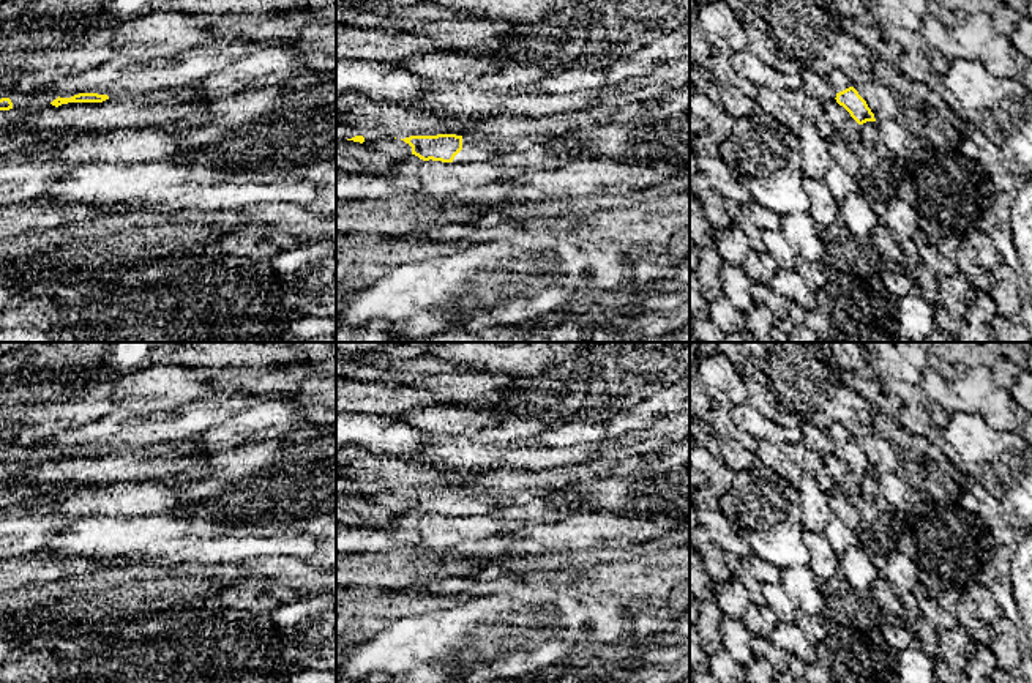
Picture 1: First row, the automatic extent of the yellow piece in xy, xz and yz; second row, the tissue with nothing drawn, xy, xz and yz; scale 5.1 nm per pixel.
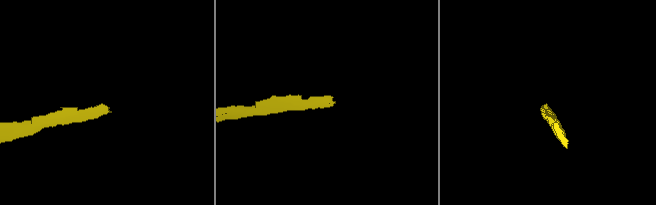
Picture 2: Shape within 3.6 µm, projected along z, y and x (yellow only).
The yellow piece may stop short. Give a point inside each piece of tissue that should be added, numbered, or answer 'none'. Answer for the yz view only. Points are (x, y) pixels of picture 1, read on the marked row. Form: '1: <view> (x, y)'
1: yz (840, 82)

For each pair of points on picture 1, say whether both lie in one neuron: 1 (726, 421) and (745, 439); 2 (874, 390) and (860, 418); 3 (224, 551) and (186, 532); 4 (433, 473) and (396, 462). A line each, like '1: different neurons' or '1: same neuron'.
1: same neuron
2: different neurons
3: same neuron
4: same neuron

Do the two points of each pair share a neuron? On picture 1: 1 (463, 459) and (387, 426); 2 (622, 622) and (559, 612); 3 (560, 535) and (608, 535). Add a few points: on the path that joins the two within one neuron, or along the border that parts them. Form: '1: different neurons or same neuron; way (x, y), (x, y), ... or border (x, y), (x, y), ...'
1: different neurons; border (420, 448), (409, 455)
2: same neuron; way (606, 620), (575, 620)
3: same neuron; way (572, 535), (597, 535)

